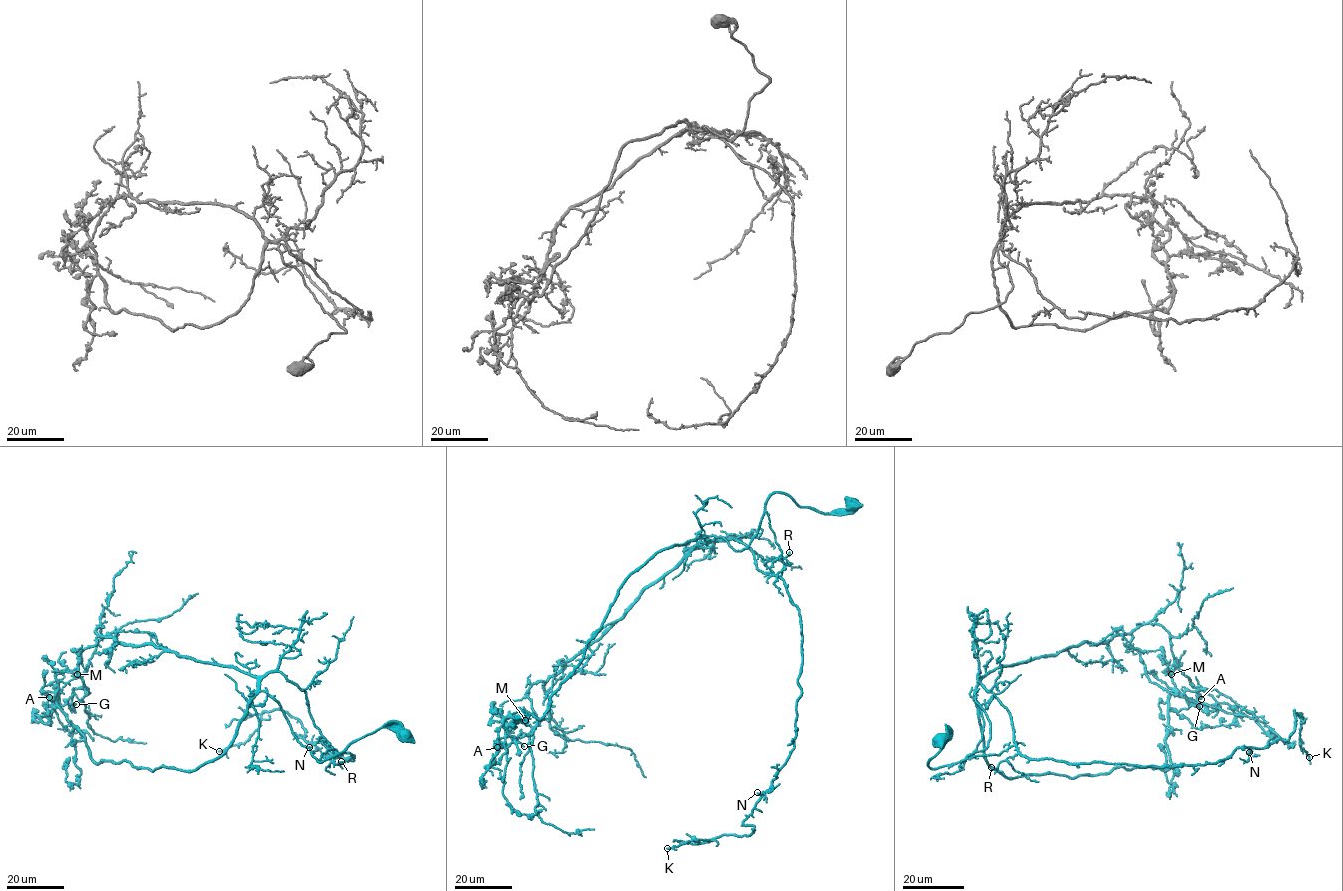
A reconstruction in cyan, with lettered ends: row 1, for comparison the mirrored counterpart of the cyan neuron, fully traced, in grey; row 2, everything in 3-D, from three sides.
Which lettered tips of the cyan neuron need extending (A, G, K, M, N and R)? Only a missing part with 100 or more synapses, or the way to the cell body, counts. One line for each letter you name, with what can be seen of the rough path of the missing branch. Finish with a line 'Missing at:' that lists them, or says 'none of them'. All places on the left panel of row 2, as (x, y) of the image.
Missing at: none of them

